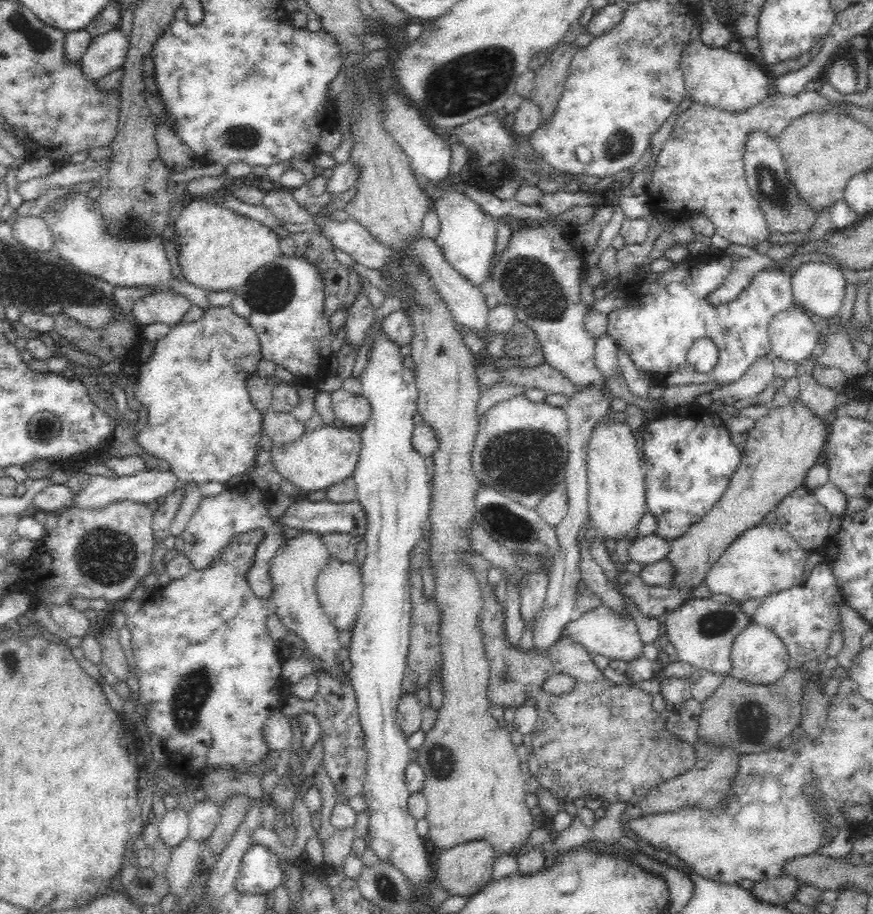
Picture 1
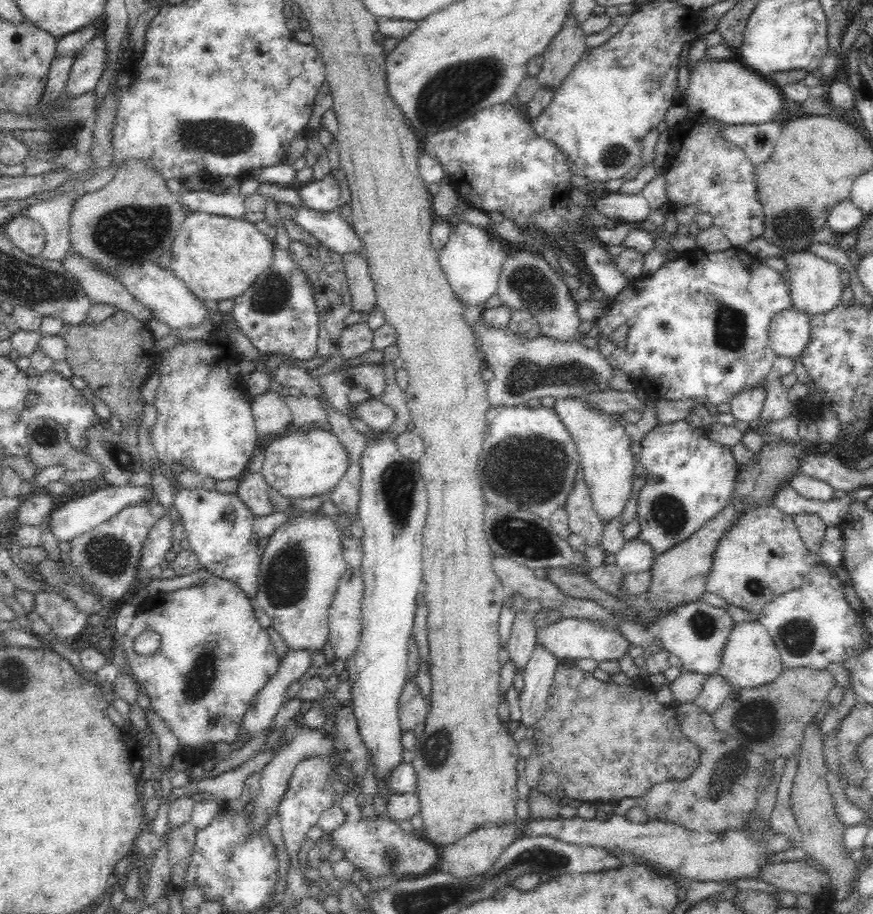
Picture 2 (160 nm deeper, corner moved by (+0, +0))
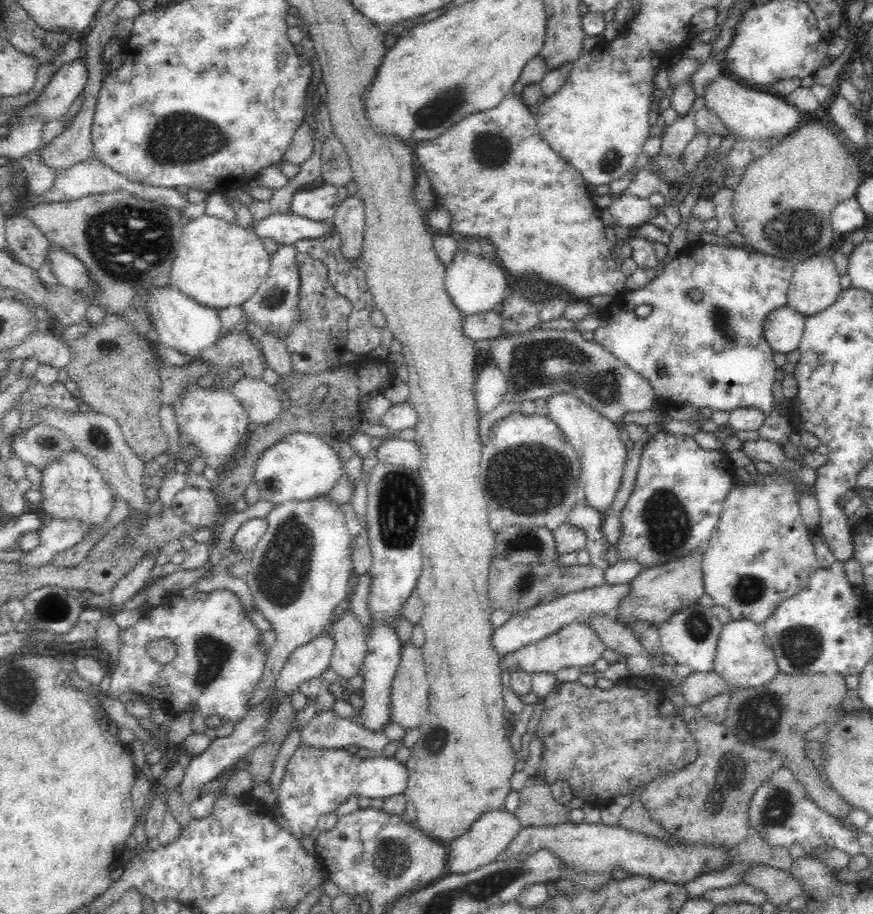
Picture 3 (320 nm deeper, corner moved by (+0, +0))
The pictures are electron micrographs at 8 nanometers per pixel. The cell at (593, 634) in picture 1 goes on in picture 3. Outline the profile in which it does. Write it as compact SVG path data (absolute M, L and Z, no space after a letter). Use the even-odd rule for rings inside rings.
M573 622L542 640L537 640L510 654L501 656L498 660L498 667L500 667L500 672L508 671L509 674L518 669L531 675L534 673L556 674L563 668L580 669L582 666L593 665L600 658L604 649L604 643L589 624Z

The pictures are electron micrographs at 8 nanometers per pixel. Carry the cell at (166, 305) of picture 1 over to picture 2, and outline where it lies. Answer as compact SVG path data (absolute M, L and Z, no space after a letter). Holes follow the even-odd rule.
M70 252L61 262L64 271L70 273L74 279L78 279L91 305L112 305L116 310L128 312L145 323L152 318L150 309L136 300L119 280L112 274L92 266L88 259Z

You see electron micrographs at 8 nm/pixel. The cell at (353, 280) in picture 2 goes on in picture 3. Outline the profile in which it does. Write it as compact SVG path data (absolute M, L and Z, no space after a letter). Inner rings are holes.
M356 193L341 200L336 215L332 219L336 232L341 236L342 254L351 260L352 264L358 260L358 254L363 252L365 214L365 204Z

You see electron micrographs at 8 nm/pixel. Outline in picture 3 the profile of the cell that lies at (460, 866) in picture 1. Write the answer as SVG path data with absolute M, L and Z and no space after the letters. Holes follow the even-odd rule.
M505 808L484 812L470 825L468 832L447 842L447 872L466 873L494 862L514 840L520 829L515 814Z

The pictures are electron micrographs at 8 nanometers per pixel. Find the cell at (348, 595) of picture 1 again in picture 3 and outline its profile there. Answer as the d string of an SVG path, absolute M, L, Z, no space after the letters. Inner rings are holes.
M352 611L344 614L338 622L331 625L329 634L335 640L329 669L347 680L360 675L367 644L356 615Z

